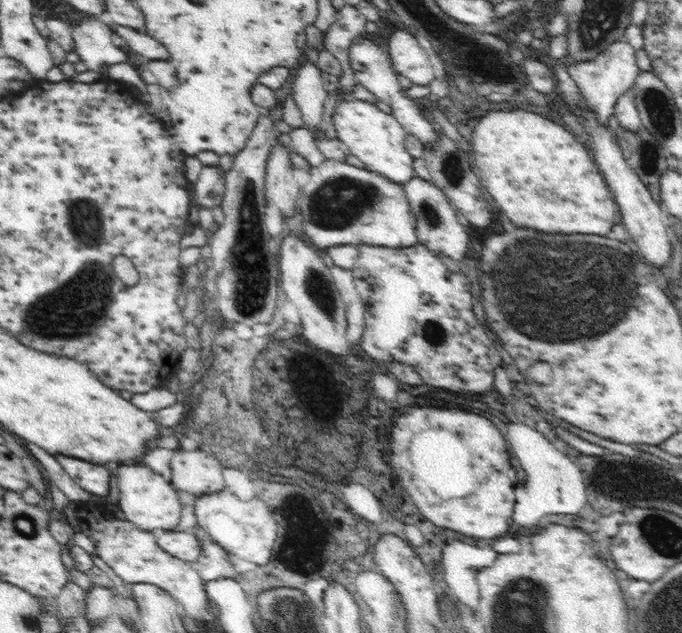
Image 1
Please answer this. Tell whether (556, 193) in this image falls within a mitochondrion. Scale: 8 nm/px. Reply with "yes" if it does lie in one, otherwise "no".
no

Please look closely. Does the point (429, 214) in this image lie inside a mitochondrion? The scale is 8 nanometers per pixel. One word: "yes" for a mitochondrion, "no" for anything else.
yes

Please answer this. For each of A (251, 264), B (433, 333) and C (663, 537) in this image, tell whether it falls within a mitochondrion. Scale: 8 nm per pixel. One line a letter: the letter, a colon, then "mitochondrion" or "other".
A: mitochondrion
B: mitochondrion
C: mitochondrion

